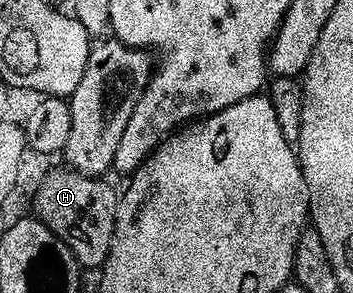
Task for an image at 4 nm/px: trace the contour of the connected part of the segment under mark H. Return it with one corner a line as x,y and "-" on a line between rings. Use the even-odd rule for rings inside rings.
52,172
36,192
35,215
76,255
81,269
103,269
114,242
120,196
103,179
83,176
81,172

